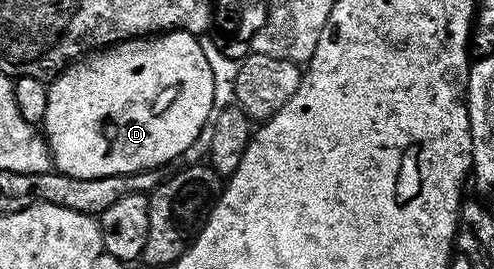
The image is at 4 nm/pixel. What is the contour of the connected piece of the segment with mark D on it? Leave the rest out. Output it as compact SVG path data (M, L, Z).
M171 31L157 37L131 39L67 67L49 84L44 138L53 166L59 167L65 178L110 178L165 168L173 159L192 150L202 130L204 135L211 126L216 111L214 98L218 95L214 67L198 43L201 43L199 36Z

